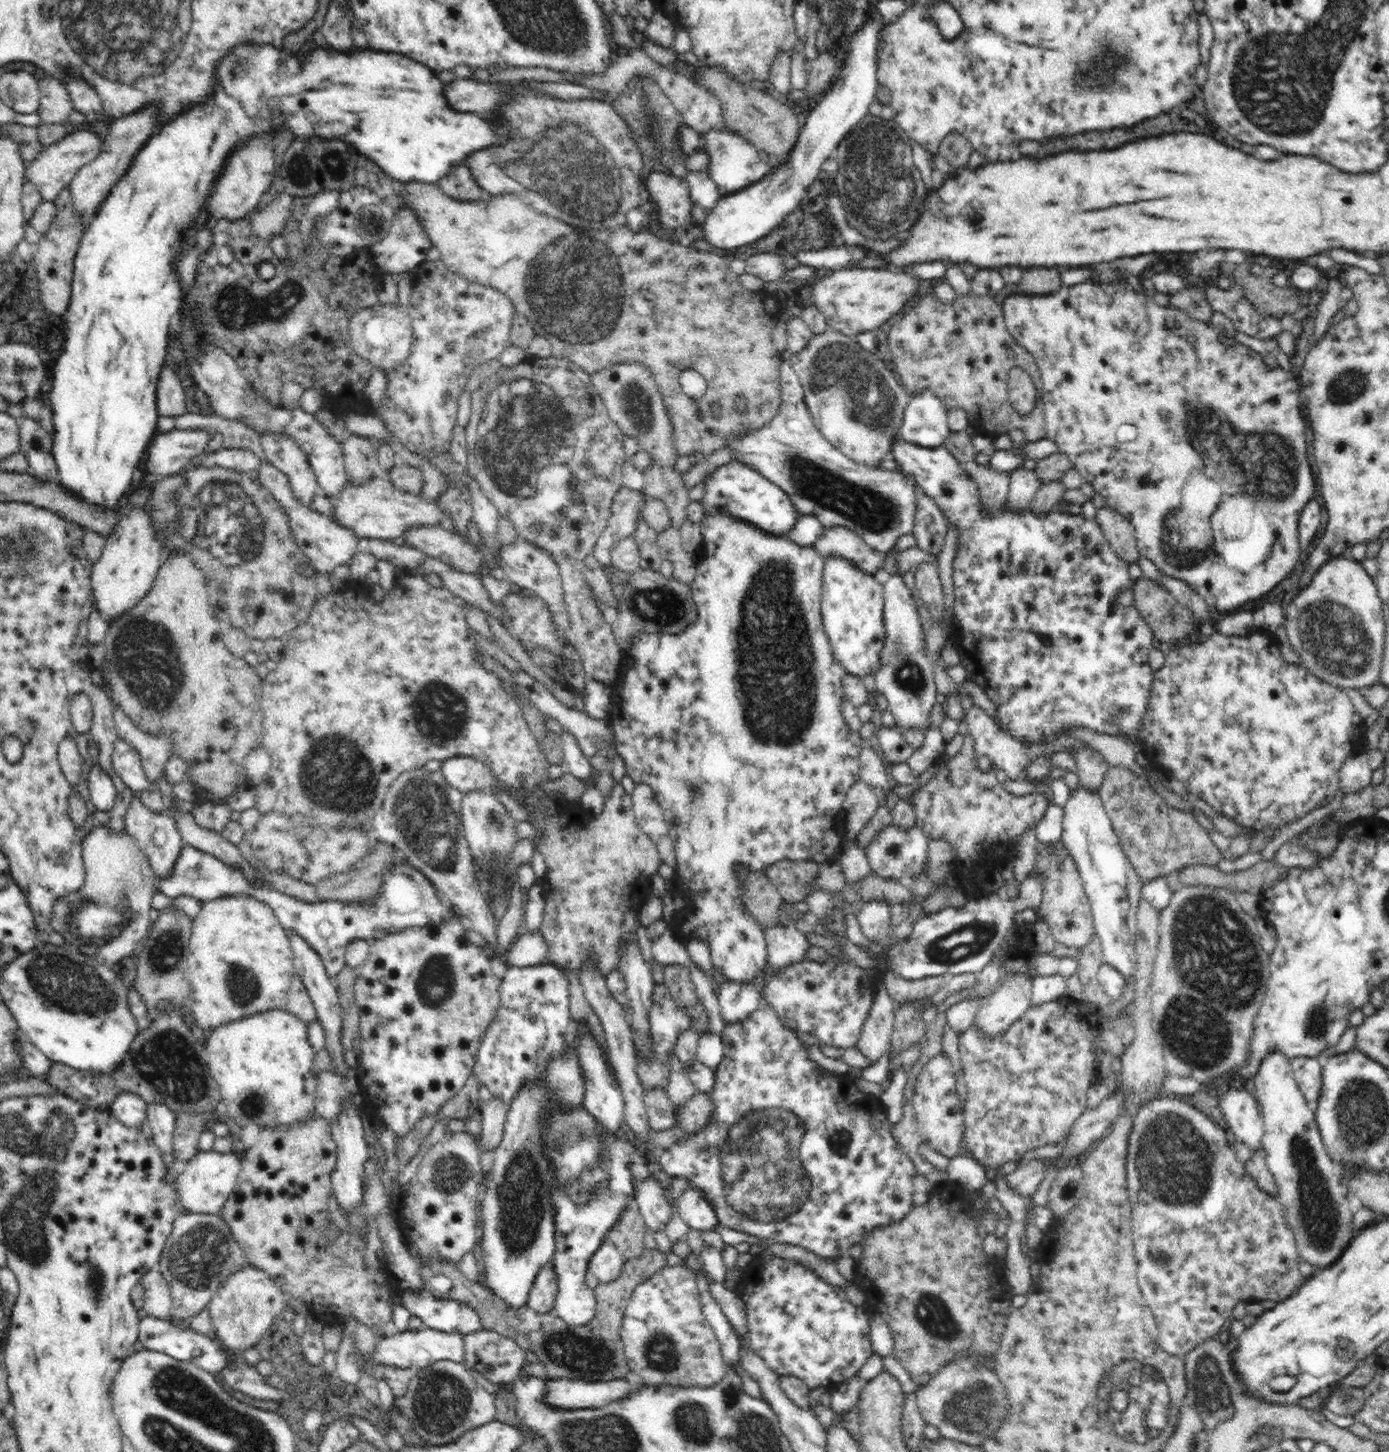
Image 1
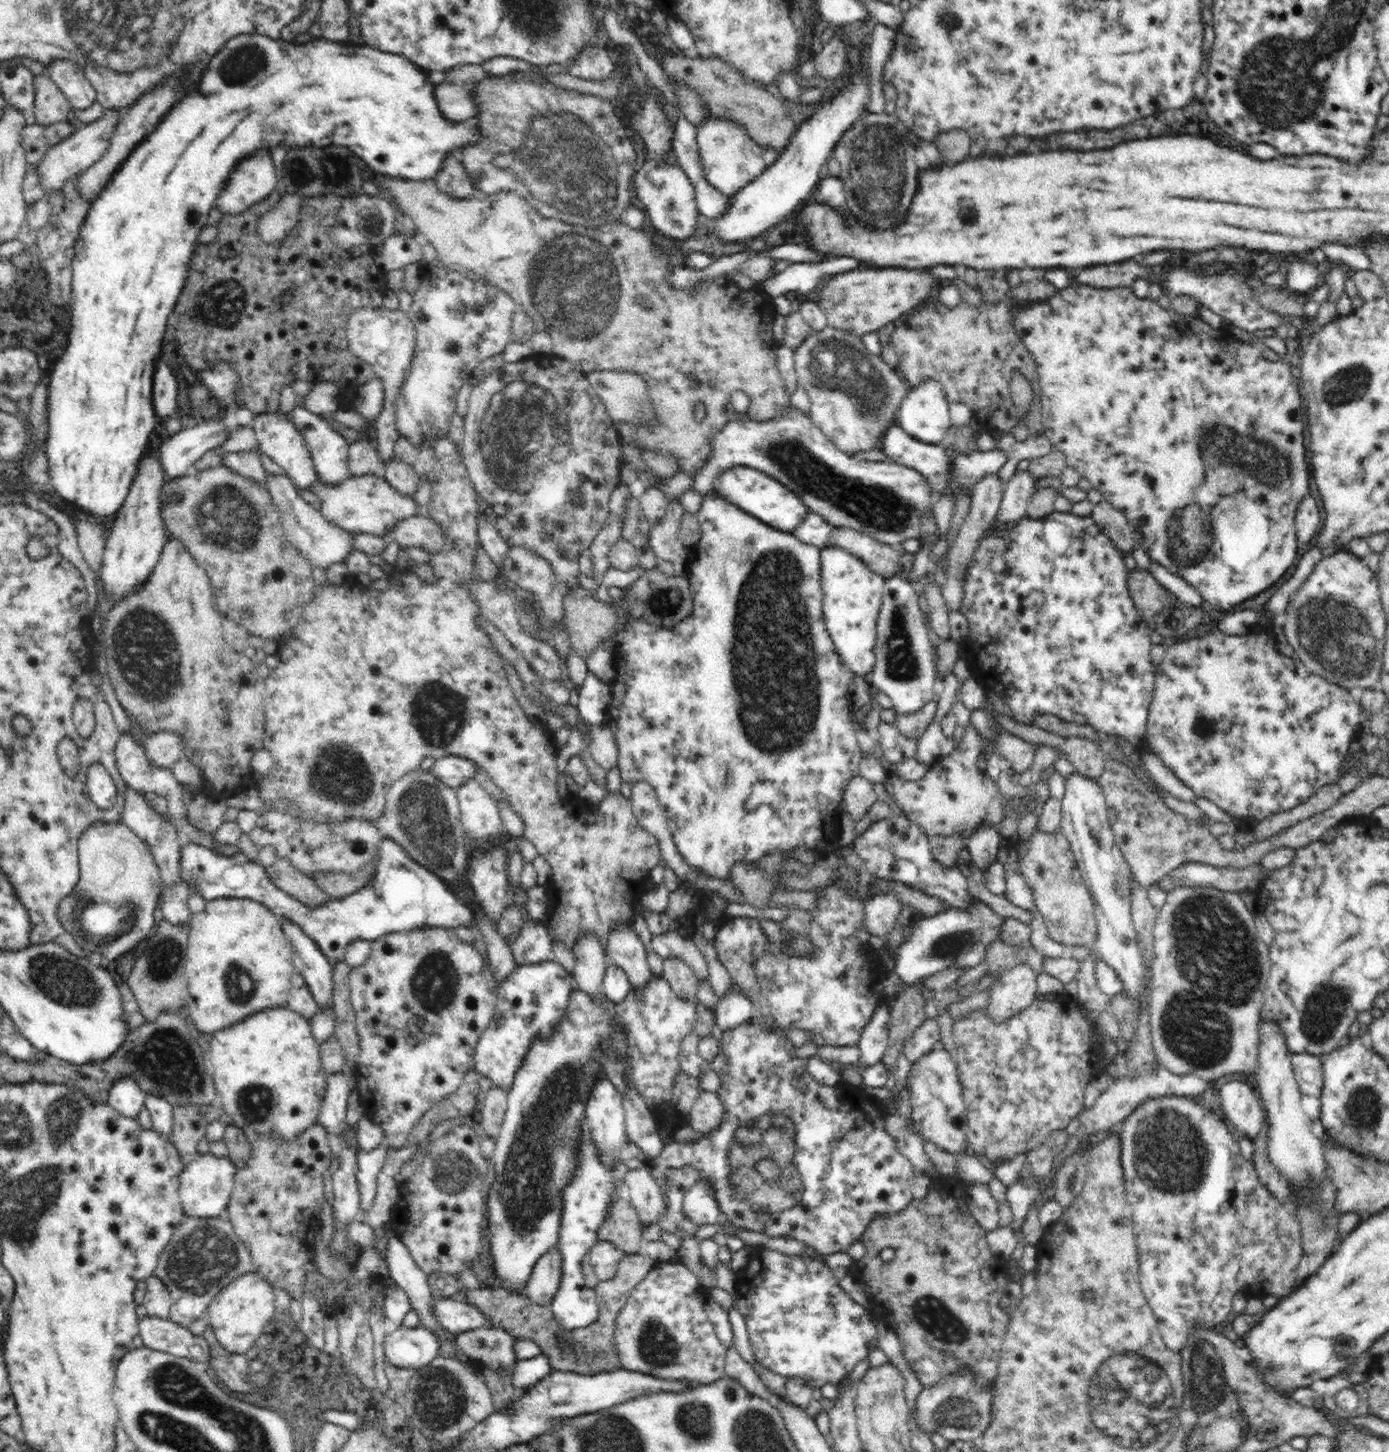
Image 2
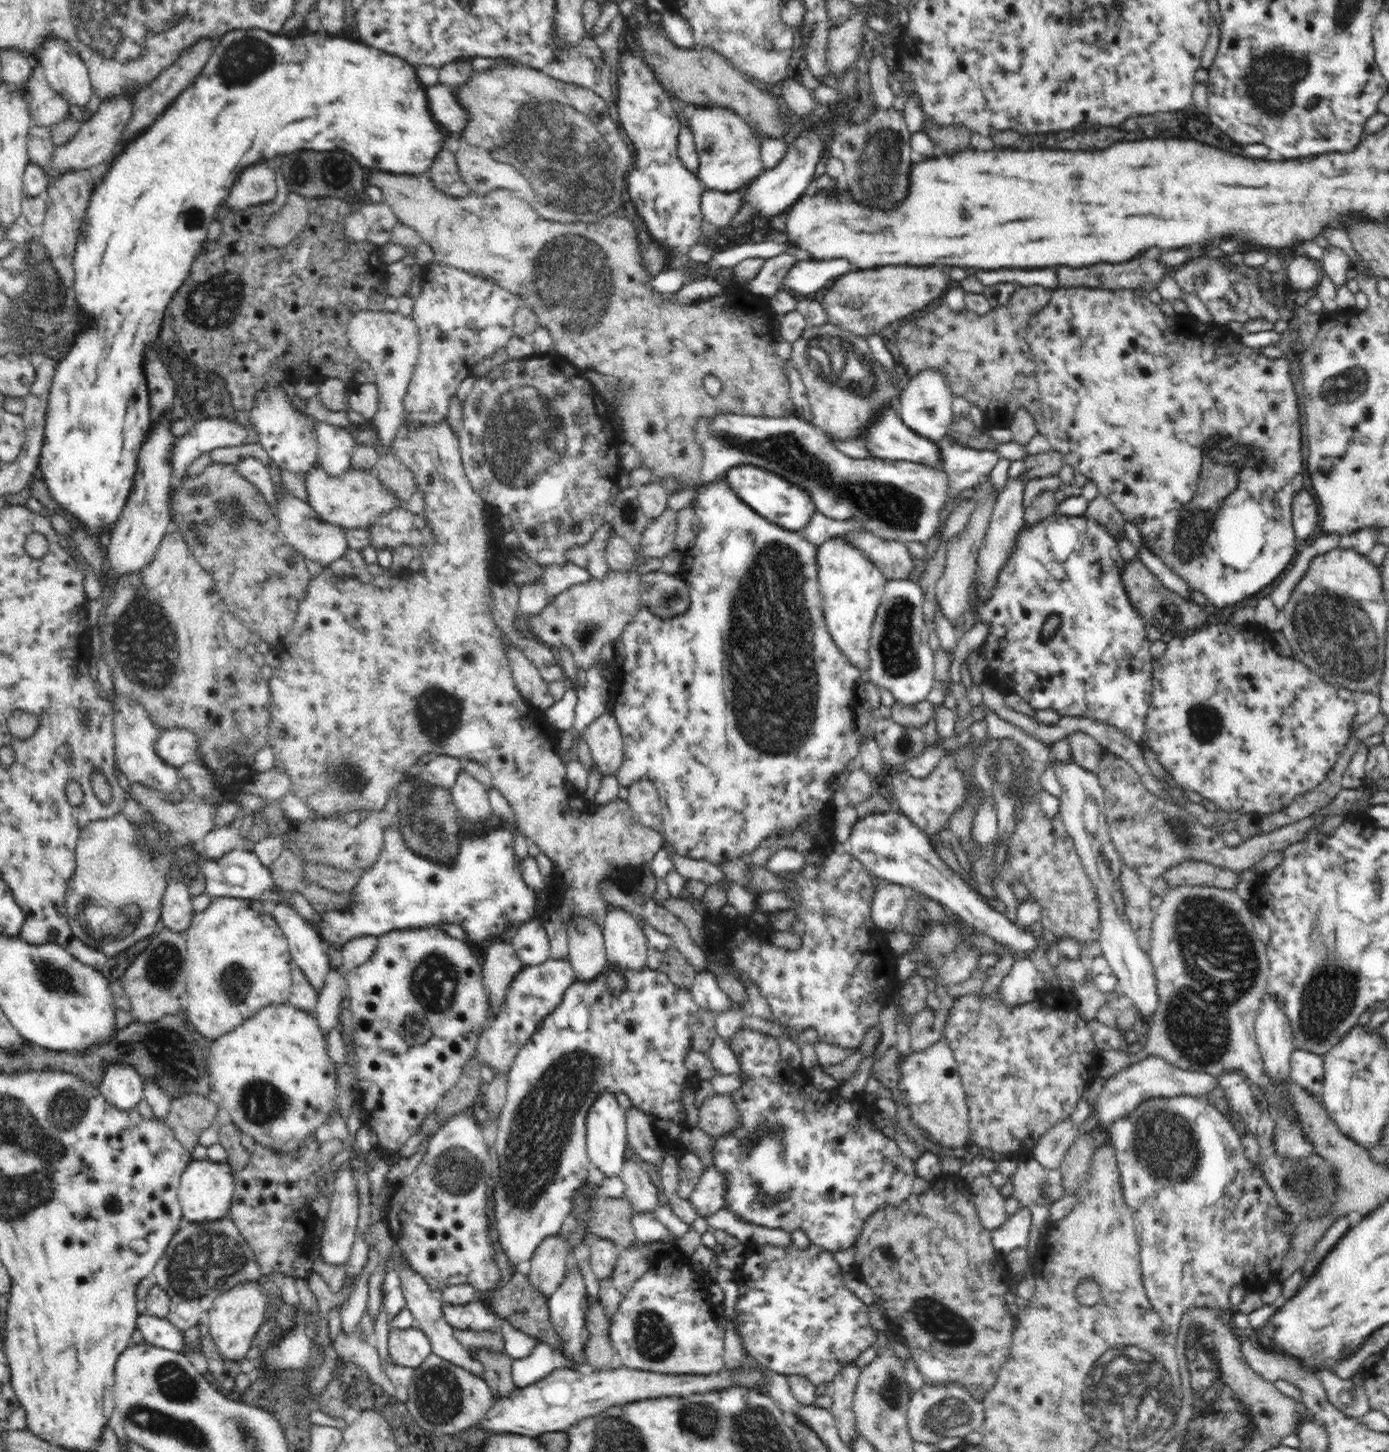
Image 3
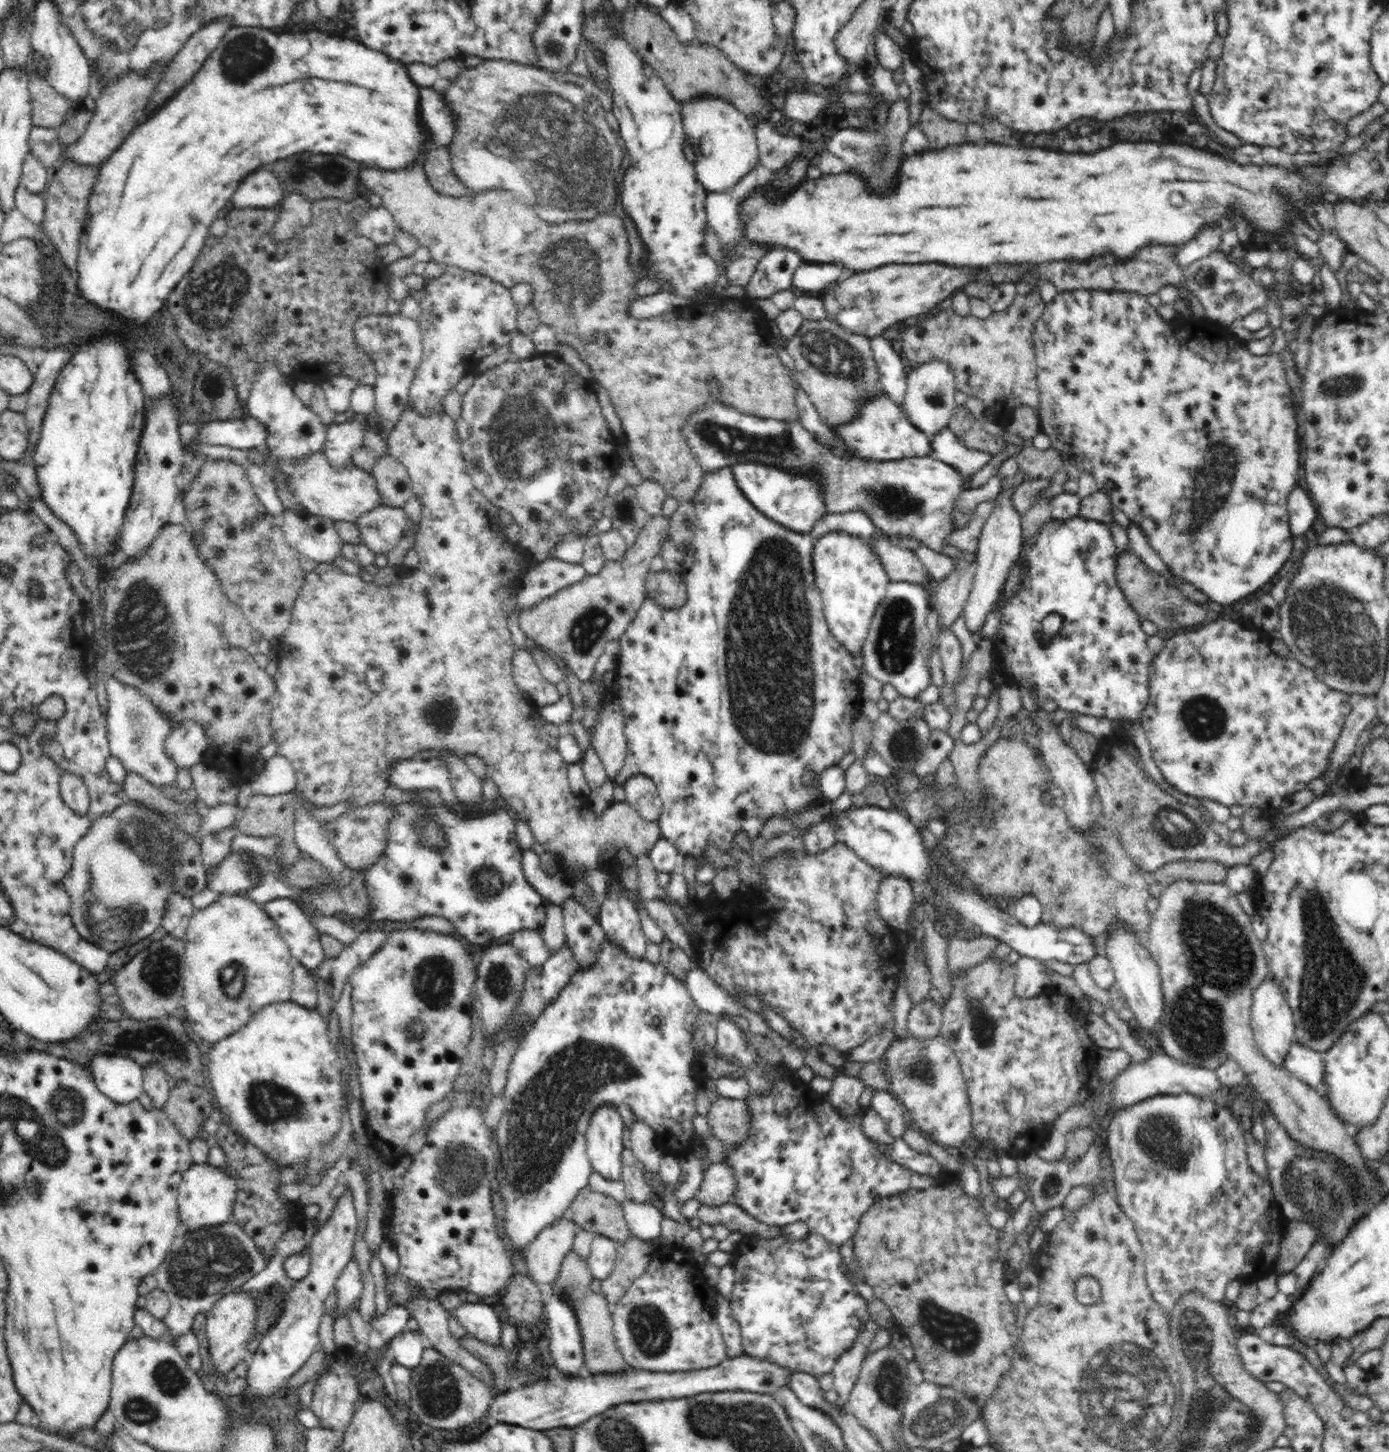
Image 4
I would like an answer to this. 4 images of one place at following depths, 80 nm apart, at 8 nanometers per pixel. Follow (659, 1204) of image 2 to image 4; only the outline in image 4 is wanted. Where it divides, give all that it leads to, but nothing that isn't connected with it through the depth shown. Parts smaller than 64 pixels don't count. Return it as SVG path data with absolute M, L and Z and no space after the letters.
M624 1148L621 1162L621 1180L625 1184L626 1198L640 1204L651 1204L652 1187L645 1184L642 1166L638 1166L640 1163L634 1157L634 1152Z

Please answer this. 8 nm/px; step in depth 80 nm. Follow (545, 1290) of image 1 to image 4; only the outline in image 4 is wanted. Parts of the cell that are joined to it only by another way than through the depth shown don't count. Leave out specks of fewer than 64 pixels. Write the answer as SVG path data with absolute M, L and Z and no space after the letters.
M562 1216L532 1238L522 1257L525 1271L534 1278L534 1282L552 1286L558 1280L558 1272L566 1254L572 1249L577 1229L576 1223Z

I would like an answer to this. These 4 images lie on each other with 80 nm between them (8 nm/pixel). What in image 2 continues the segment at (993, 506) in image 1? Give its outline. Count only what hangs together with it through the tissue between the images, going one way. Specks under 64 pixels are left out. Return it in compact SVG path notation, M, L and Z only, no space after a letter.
M986 475L980 478L971 490L971 505L963 524L959 528L959 535L952 542L951 549L947 554L947 573L942 576L940 589L942 597L948 605L948 610L959 610L963 597L963 584L966 582L964 573L967 566L972 562L974 552L978 548L978 542L984 538L984 534L990 530L998 512L999 503L1002 502L1005 483L1002 483L999 476Z

